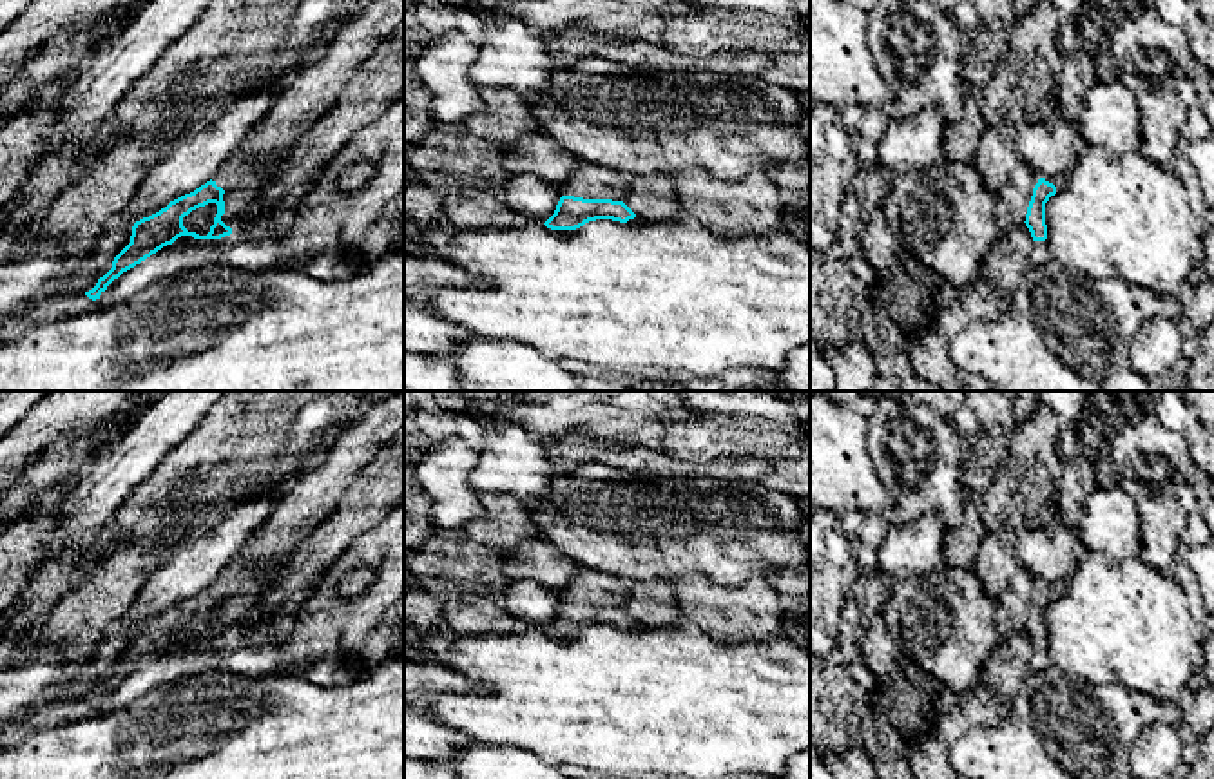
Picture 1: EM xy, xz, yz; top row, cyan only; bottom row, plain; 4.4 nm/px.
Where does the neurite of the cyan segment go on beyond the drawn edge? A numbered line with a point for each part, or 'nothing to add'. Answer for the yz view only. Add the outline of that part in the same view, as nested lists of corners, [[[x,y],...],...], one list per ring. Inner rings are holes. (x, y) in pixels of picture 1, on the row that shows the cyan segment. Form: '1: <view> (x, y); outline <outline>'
1: yz (1059, 182); outline [[[1035,172],[1035,185],[1038,183],[1040,178],[1053,183],[1056,187],[1056,192],[1060,192],[1067,183],[1067,176],[1064,176],[1064,174],[1060,174],[1060,176],[1044,176],[1042,172]]]

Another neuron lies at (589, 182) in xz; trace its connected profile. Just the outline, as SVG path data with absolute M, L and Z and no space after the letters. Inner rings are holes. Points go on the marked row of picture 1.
M580 163L578 168L560 183L560 190L564 196L583 199L623 201L631 179L632 176L611 168Z

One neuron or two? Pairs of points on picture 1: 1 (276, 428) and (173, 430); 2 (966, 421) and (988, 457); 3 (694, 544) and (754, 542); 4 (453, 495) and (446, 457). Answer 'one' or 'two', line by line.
1: two
2: one
3: one
4: one

